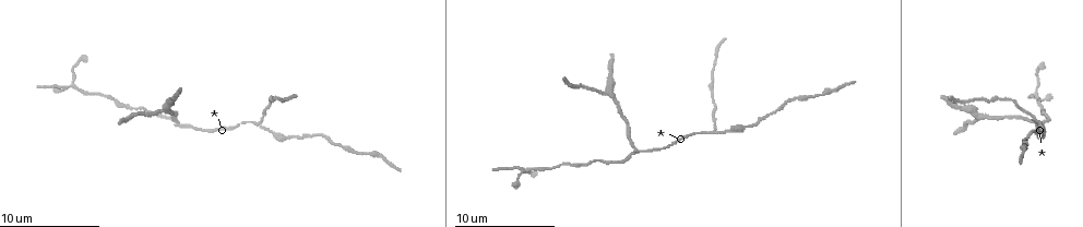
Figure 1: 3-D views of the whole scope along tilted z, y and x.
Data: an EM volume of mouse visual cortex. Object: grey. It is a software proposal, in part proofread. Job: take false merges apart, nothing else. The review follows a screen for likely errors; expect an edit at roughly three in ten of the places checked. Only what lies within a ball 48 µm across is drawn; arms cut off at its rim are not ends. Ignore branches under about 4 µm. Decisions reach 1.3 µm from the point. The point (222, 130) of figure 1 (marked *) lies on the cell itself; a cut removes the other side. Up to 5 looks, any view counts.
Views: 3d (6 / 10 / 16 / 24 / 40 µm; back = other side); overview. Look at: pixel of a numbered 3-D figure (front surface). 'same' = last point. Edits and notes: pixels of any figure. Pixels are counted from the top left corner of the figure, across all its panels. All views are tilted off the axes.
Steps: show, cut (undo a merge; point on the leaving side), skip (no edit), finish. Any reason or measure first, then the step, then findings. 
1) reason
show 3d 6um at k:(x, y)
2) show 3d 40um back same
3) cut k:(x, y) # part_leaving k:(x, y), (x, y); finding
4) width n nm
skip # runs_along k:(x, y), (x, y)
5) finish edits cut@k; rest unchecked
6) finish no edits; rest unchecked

branch point
show 3d 10um at 1:(176, 123)

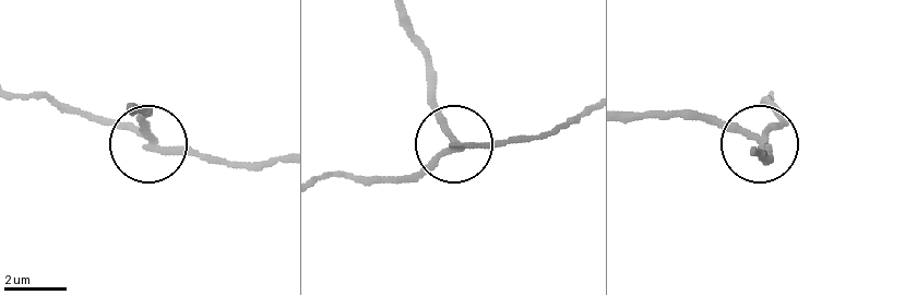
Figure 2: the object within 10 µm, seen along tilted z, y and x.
arms 3
cut 2:(140, 120) # part_leaving 2:(457, 144), (408, 15); a second cell is stuck on

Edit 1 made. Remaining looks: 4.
show overview

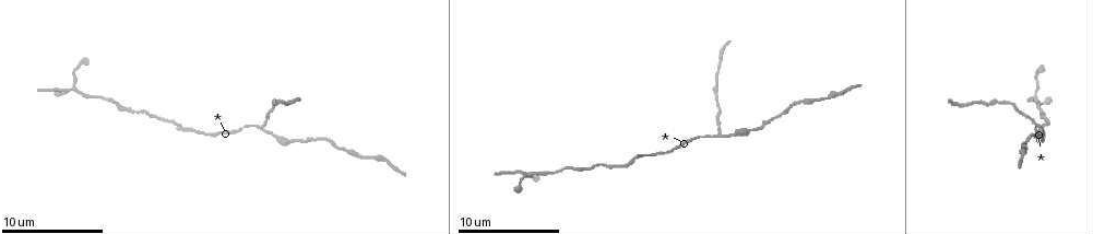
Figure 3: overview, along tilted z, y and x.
sudden change in width
show 3d 16um at 3:(92, 95)

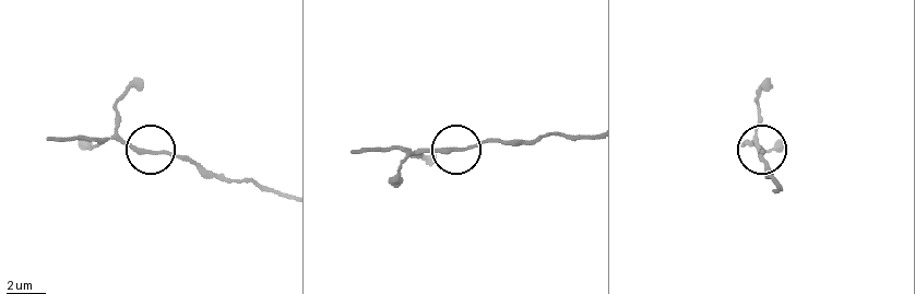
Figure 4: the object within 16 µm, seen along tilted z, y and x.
show 3d 16um back at 4:(458, 147)

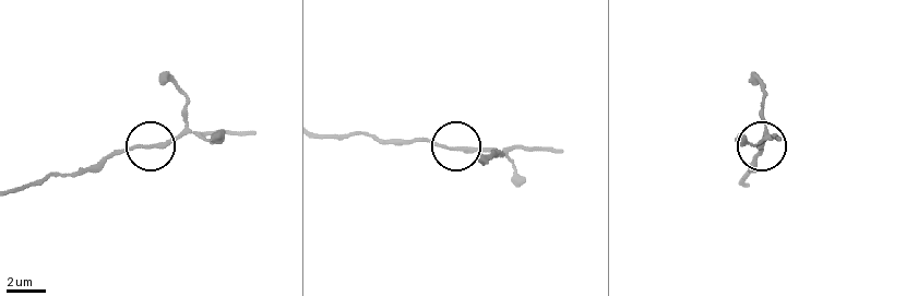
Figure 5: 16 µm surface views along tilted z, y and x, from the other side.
skip # runs_along 5:(325, 135), (361, 131), (386, 141), (512, 151); continuous, no second cell

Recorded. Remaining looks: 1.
side arm on a straight run
show 3d 16um at 3:(265, 128)

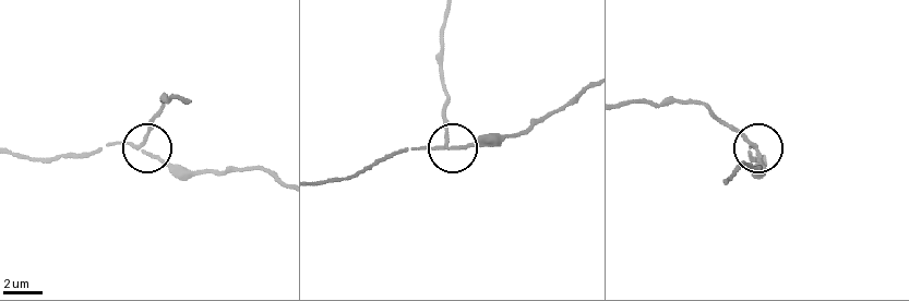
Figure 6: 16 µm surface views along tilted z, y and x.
side_arm 11 um
cut 6:(150, 130) # part_leaving 6:(754, 144), (695, 104), (672, 99), (624, 104); two cells meet here

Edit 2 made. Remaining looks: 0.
finish edits cut@2, cut@6; rest unchecked

